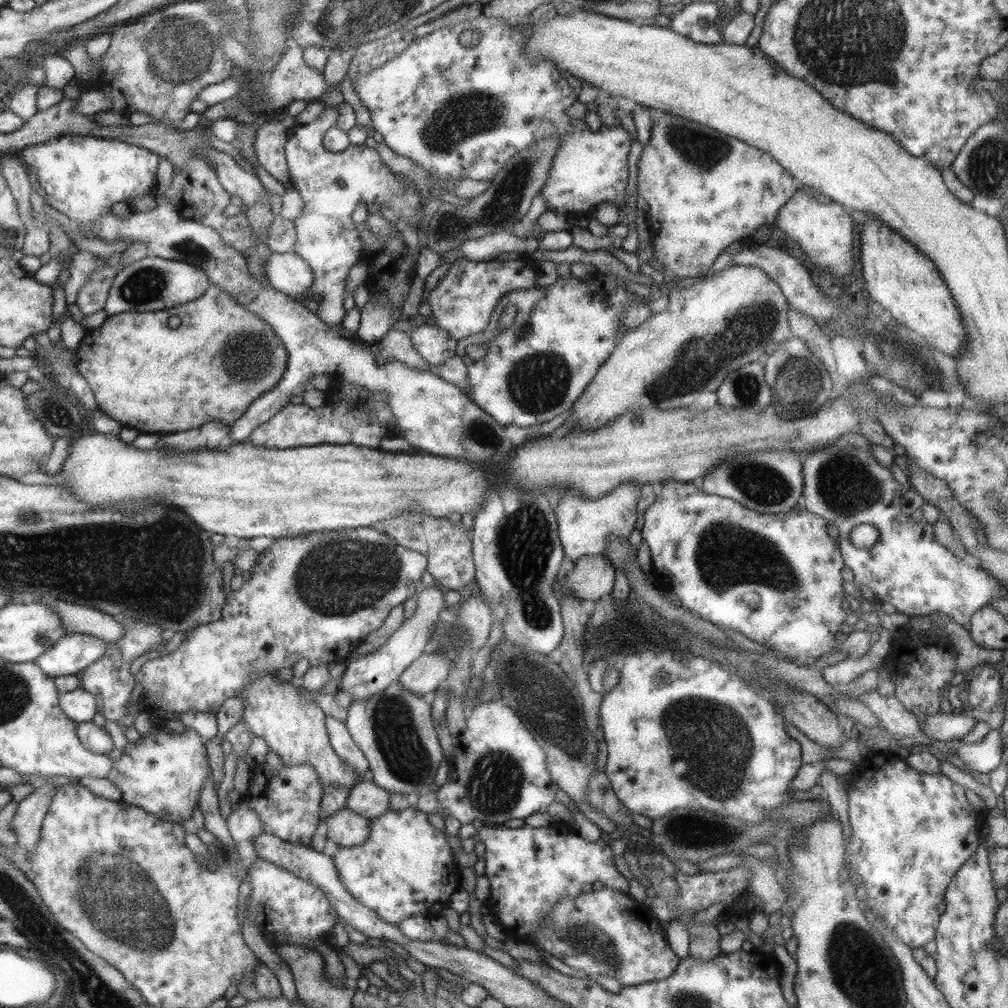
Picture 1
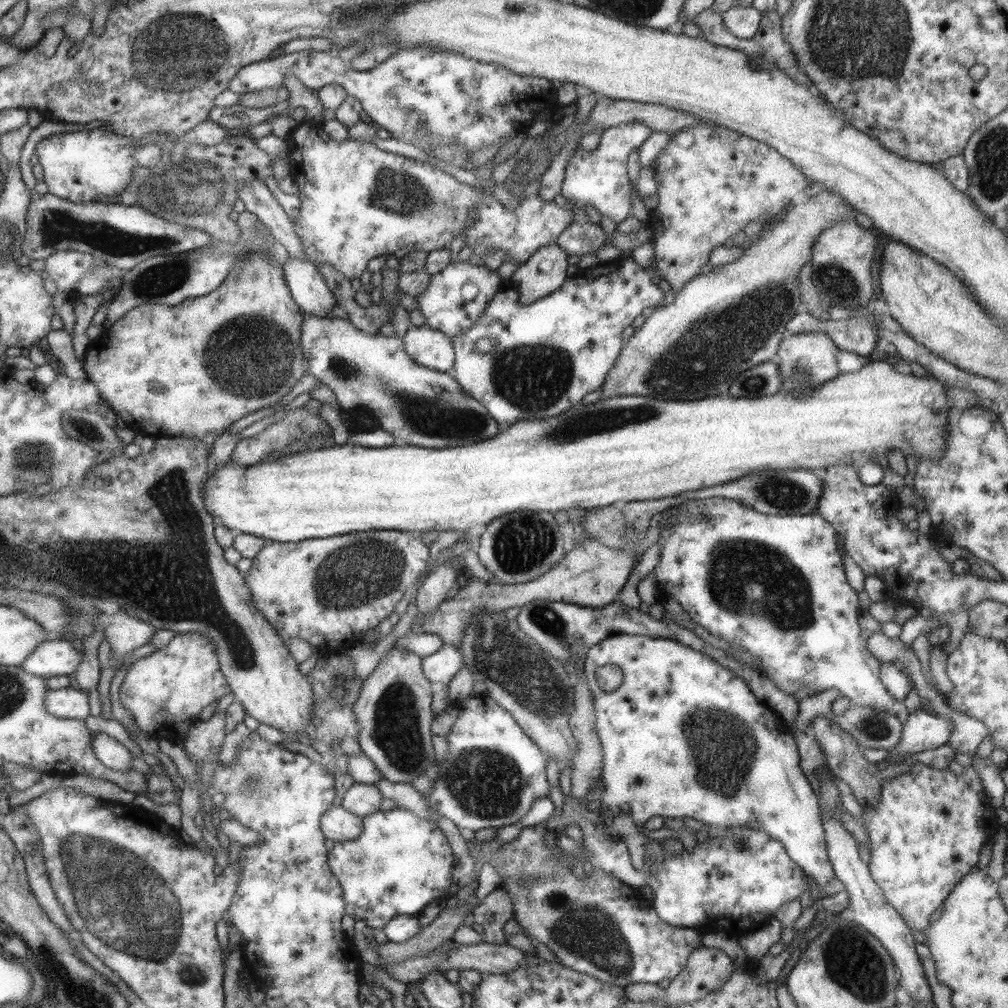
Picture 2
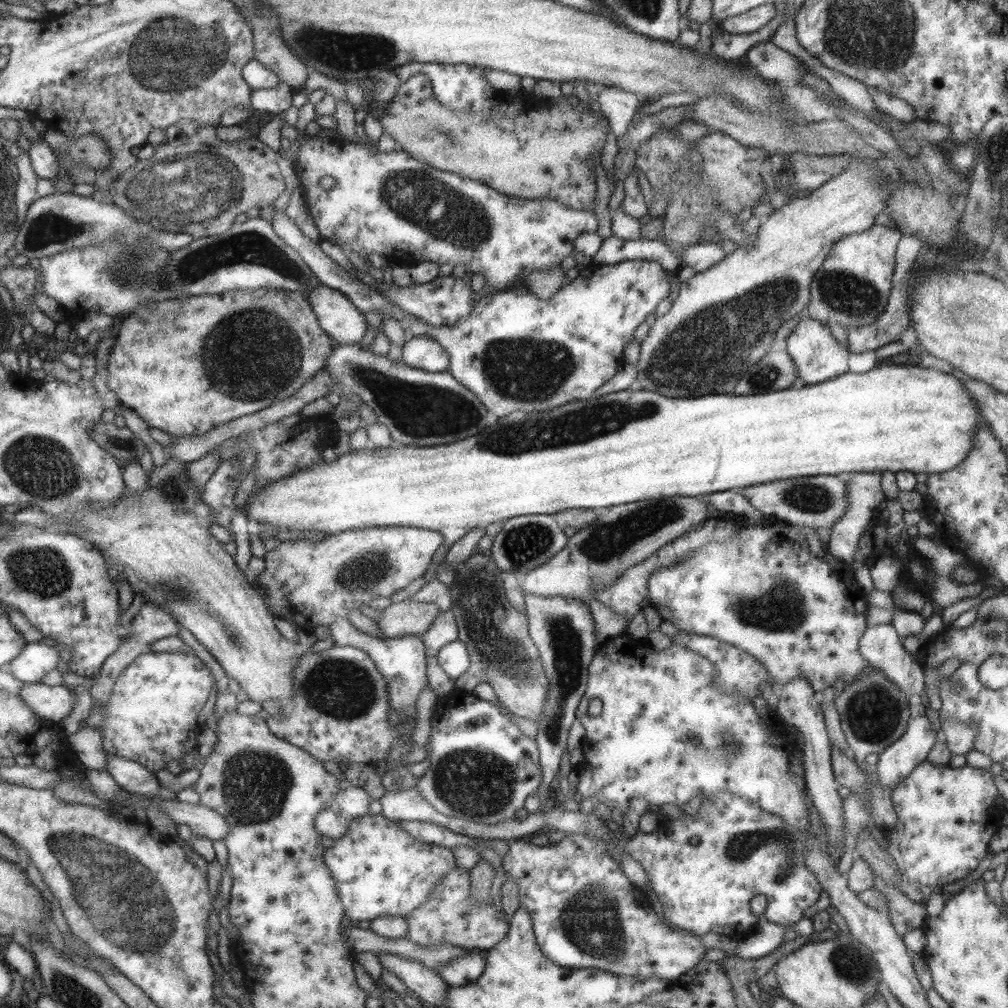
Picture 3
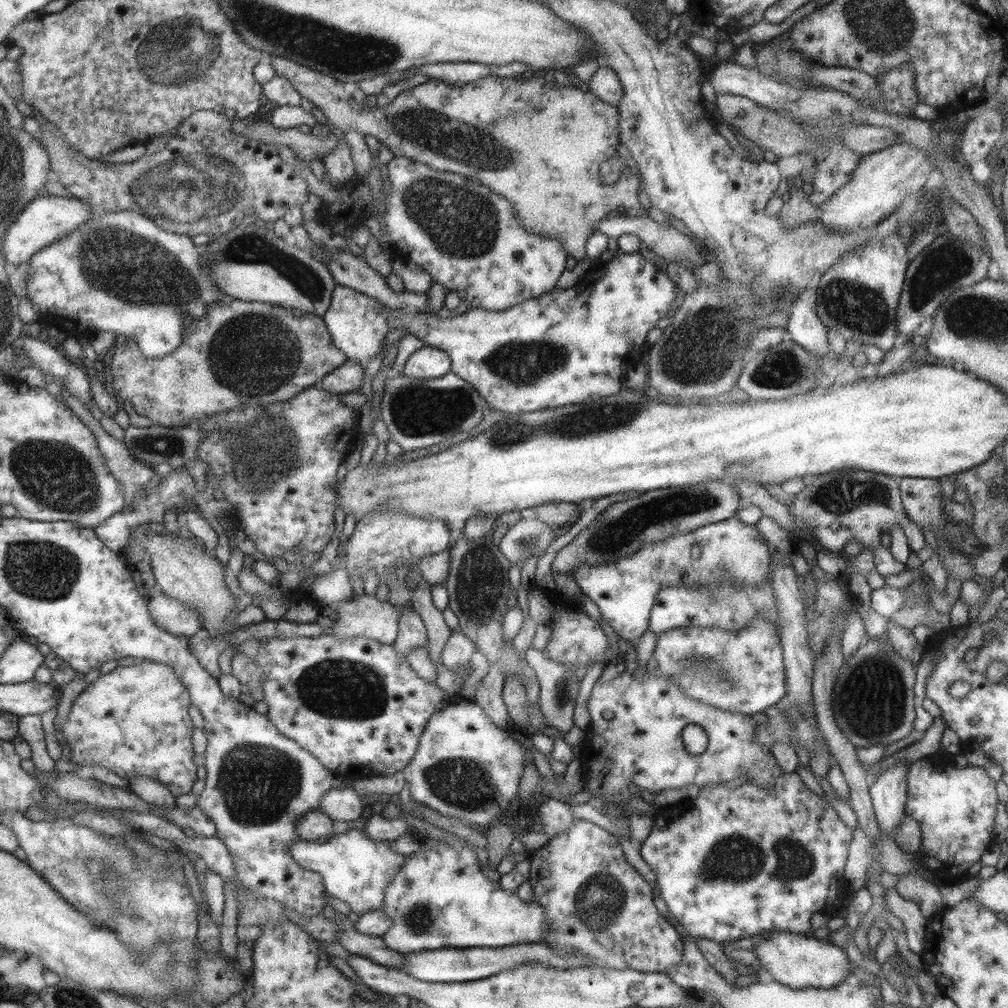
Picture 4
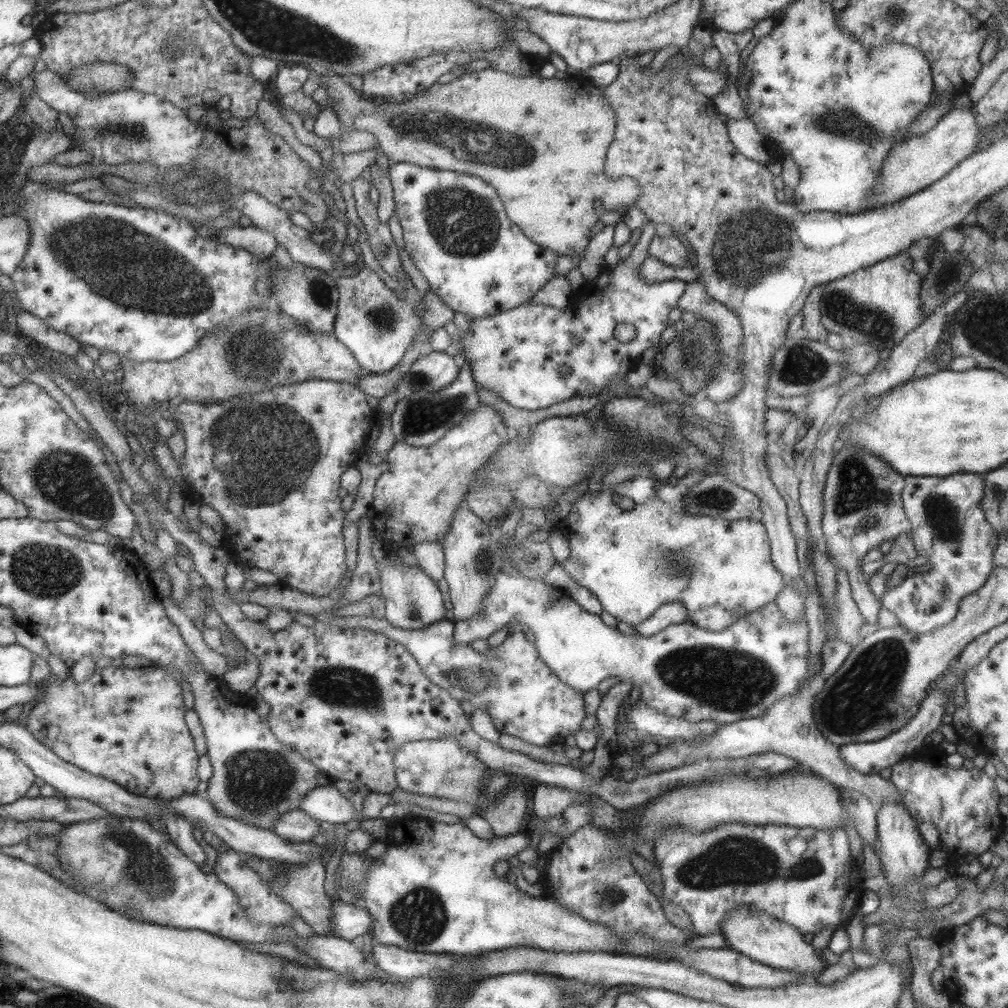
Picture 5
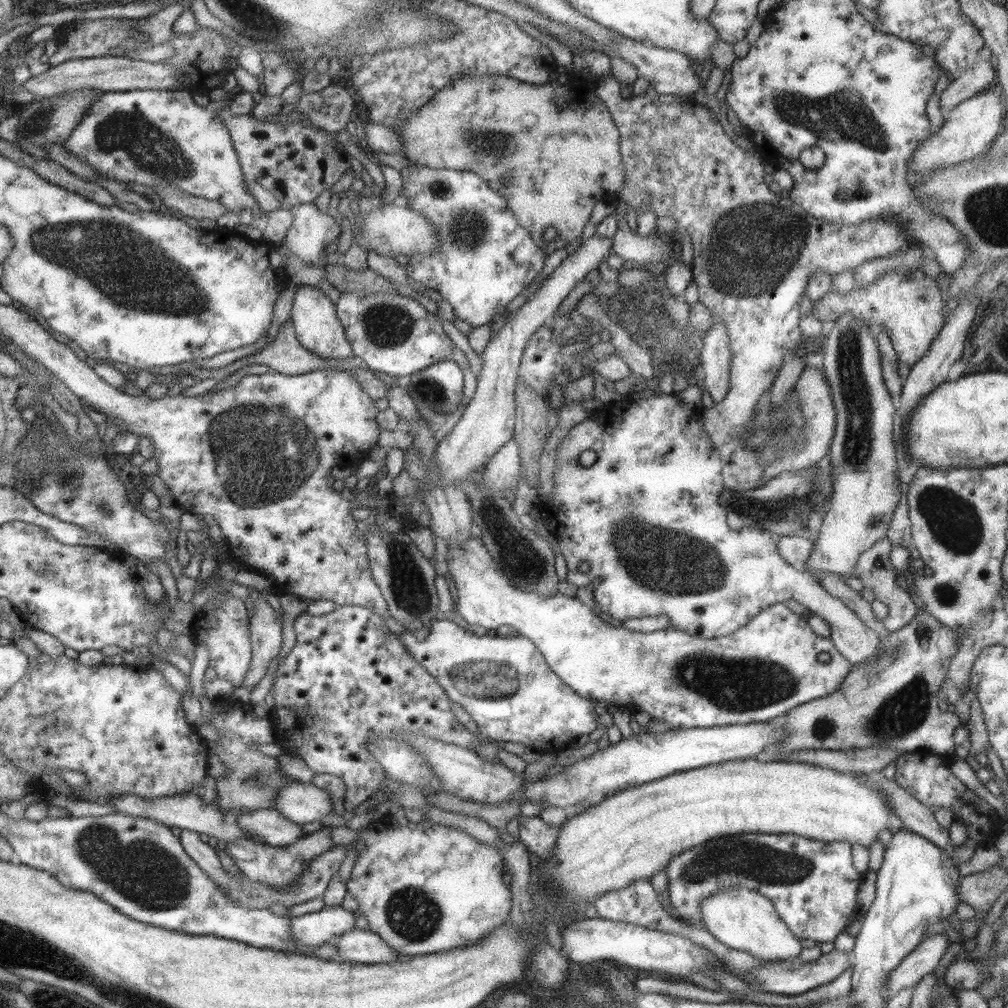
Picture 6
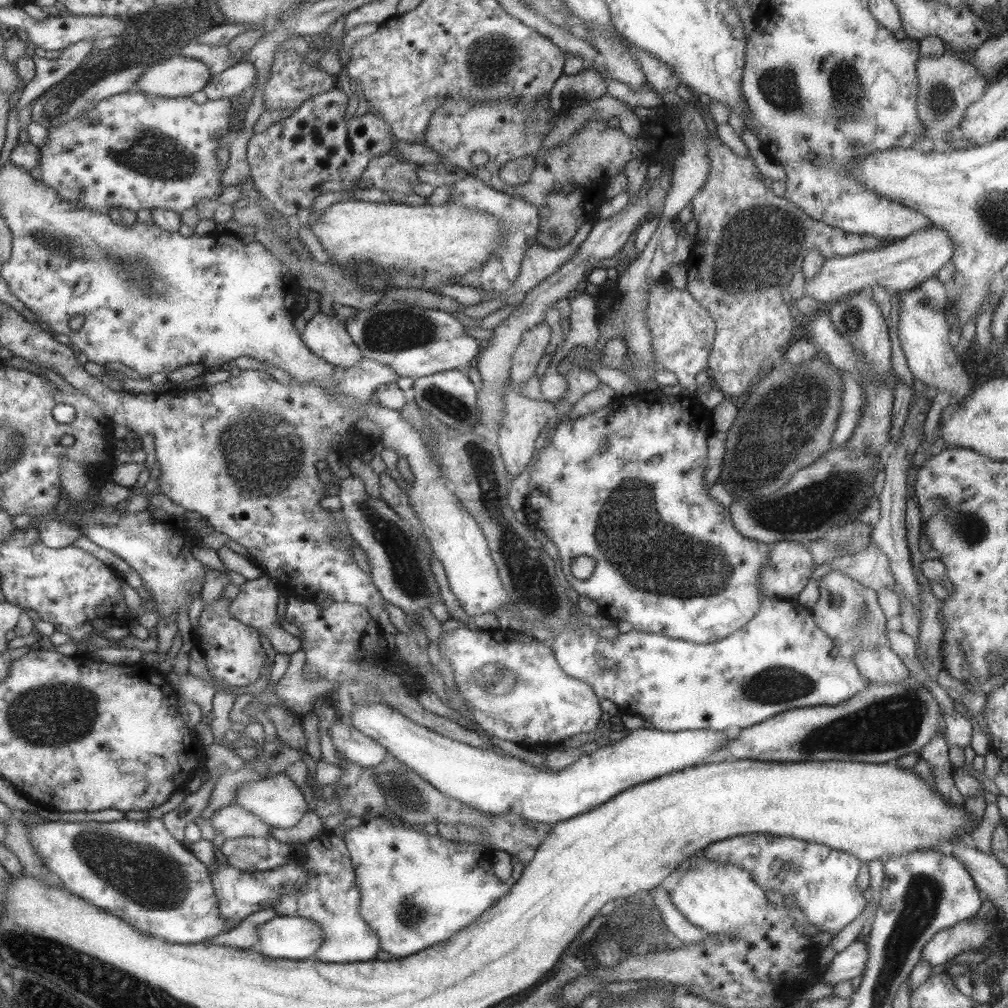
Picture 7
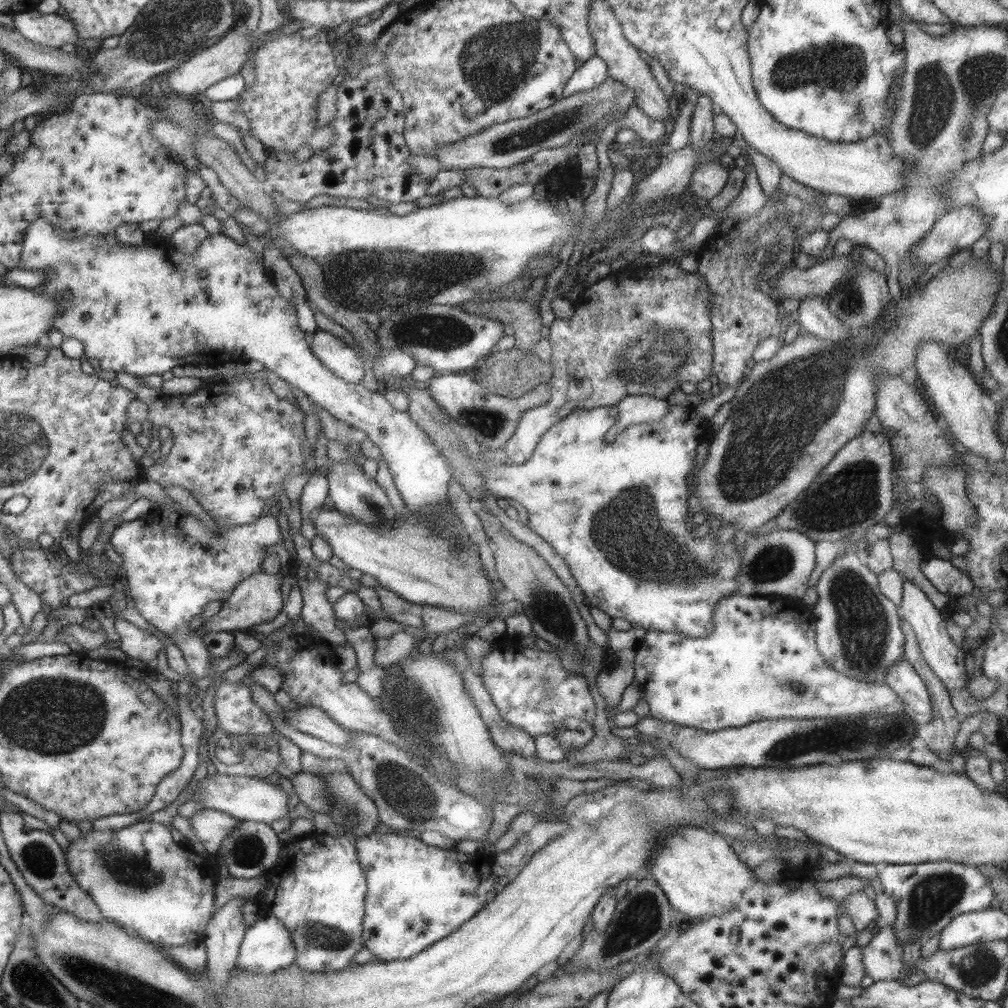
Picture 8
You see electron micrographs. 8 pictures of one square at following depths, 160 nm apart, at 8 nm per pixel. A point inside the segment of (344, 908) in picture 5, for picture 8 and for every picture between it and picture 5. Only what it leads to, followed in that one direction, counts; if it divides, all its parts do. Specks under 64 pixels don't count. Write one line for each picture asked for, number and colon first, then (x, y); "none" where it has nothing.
6: (326, 925)
7: (284, 937)
8: (266, 946)

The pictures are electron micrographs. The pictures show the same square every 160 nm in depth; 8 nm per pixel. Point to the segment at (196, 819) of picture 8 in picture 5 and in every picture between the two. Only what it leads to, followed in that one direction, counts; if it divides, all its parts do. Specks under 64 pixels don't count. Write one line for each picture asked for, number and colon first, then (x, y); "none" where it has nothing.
5: (297, 826)
6: (268, 825)
7: (233, 821)

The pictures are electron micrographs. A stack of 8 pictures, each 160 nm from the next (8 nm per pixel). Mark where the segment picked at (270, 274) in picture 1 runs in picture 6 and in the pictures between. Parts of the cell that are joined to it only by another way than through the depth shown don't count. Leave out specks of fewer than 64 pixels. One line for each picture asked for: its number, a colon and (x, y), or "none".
2: (307, 288)
3: (336, 315)
4: (355, 322)
5: (377, 327)
6: (393, 334)

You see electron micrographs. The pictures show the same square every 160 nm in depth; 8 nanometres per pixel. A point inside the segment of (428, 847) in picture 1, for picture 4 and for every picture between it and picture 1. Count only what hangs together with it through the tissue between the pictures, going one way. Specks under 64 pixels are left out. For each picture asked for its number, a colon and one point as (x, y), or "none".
2: (400, 862)
3: (380, 870)
4: (355, 869)

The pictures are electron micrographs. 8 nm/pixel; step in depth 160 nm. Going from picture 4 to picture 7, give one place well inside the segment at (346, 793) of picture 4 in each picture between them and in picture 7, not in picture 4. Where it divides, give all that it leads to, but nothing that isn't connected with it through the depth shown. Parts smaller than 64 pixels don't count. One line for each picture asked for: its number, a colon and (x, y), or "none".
5: (324, 803)
6: (300, 802)
7: (276, 800)

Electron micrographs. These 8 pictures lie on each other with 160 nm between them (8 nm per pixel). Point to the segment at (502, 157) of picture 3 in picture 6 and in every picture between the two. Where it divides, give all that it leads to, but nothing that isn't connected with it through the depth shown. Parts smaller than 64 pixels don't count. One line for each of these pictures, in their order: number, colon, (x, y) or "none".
4: (540, 145)
5: (540, 142)
6: (563, 151)

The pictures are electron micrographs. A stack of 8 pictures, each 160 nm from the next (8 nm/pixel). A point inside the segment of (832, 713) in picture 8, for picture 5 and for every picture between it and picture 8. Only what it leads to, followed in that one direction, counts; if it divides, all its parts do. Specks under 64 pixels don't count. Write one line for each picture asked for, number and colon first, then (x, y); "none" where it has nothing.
5: (689, 673)
6: (758, 673)
7: (779, 660)

